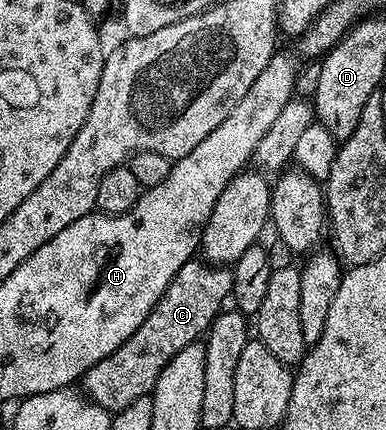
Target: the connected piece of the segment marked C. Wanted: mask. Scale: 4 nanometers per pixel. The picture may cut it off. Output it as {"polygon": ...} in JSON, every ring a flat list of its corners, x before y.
{"polygon":[[202,258,184,262,132,338,86,371,80,381,86,399,113,414,124,410,128,402,151,395,156,378,160,378,160,370,164,370,164,366,168,366,184,346,197,344,205,337,210,324,223,311,225,304,222,303,231,299,233,291,234,274,229,267,211,266]]}

